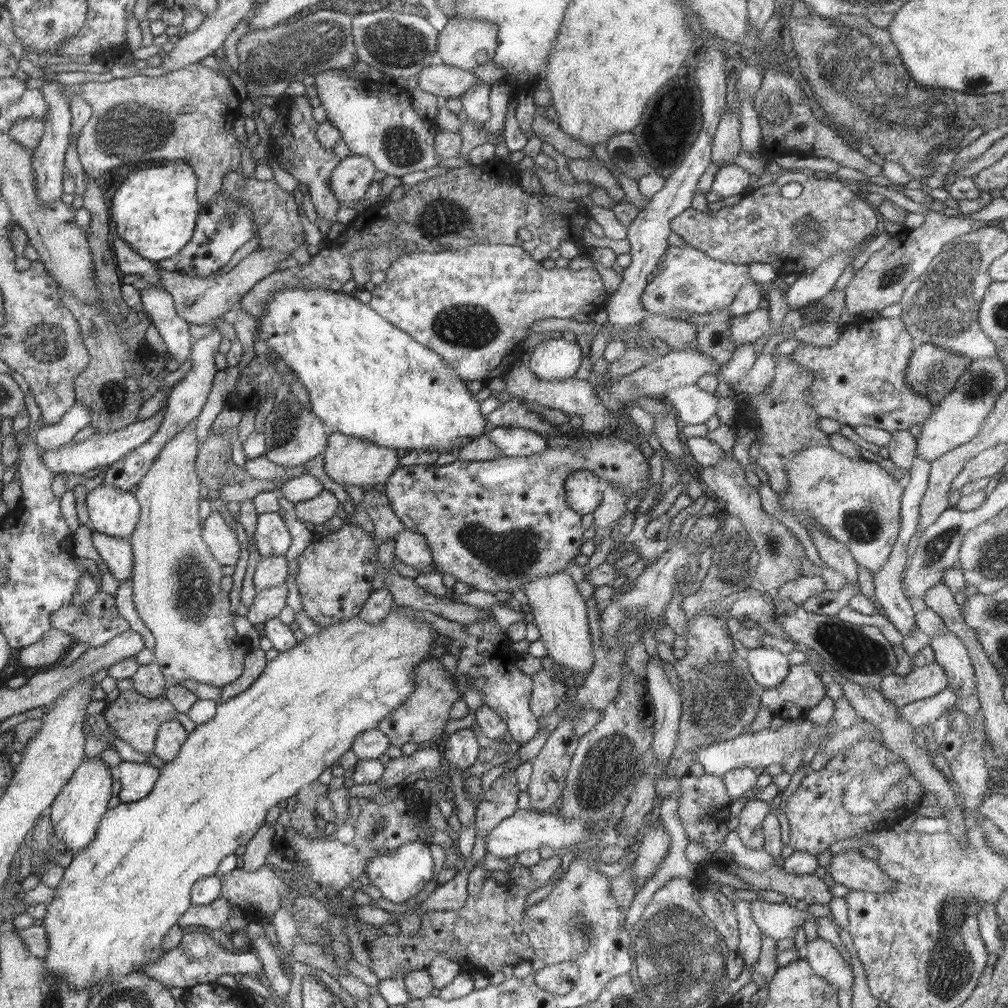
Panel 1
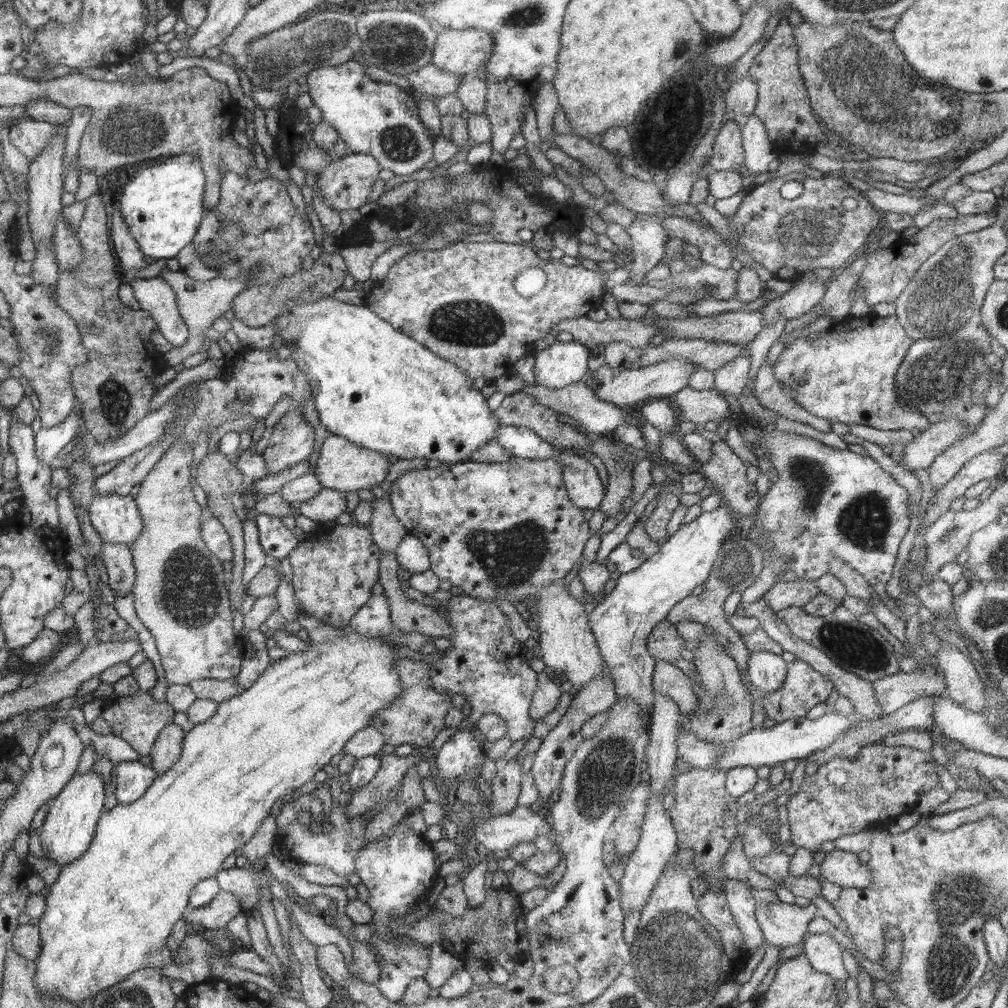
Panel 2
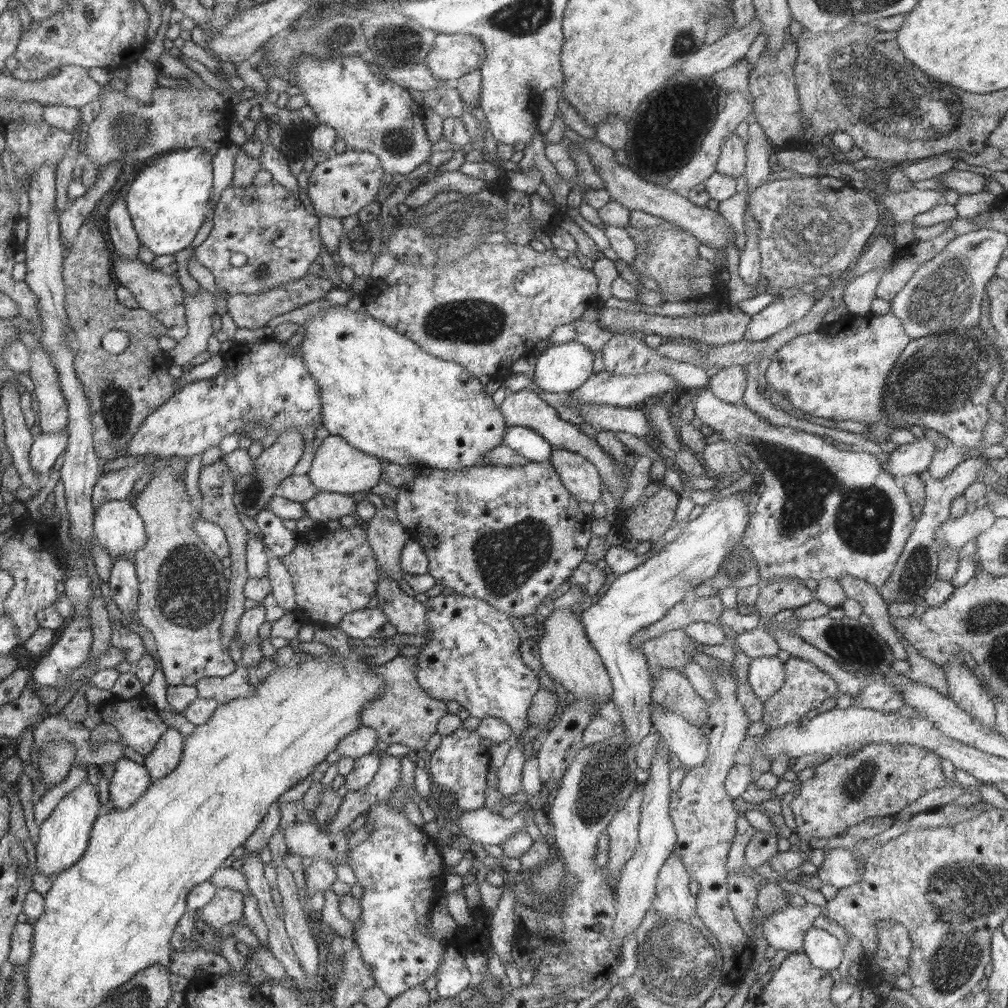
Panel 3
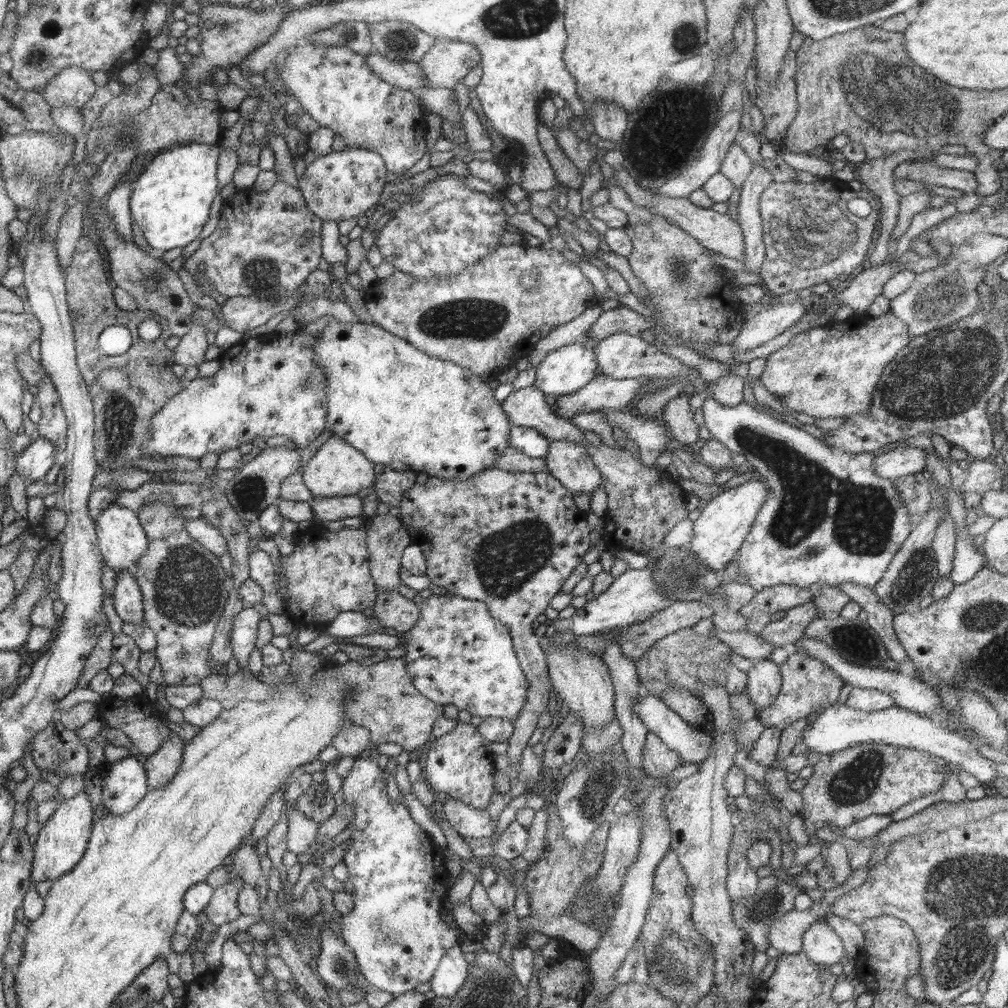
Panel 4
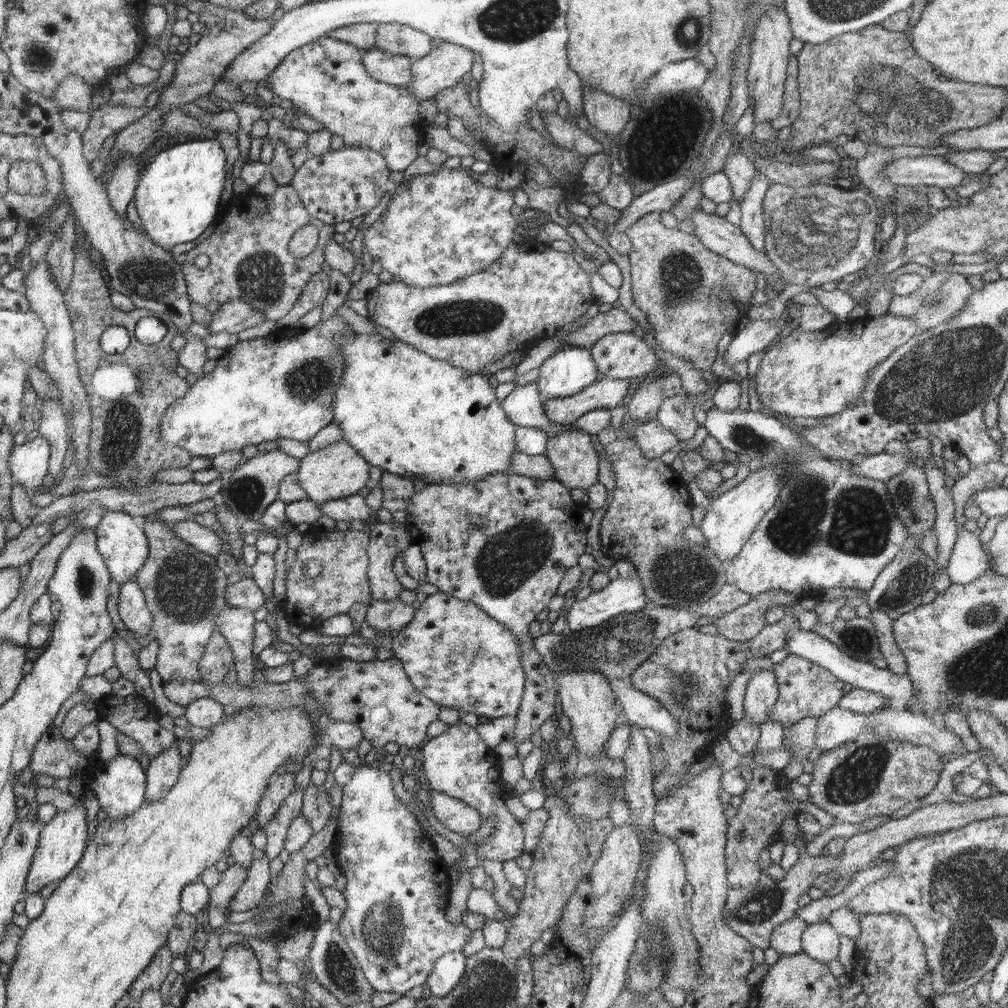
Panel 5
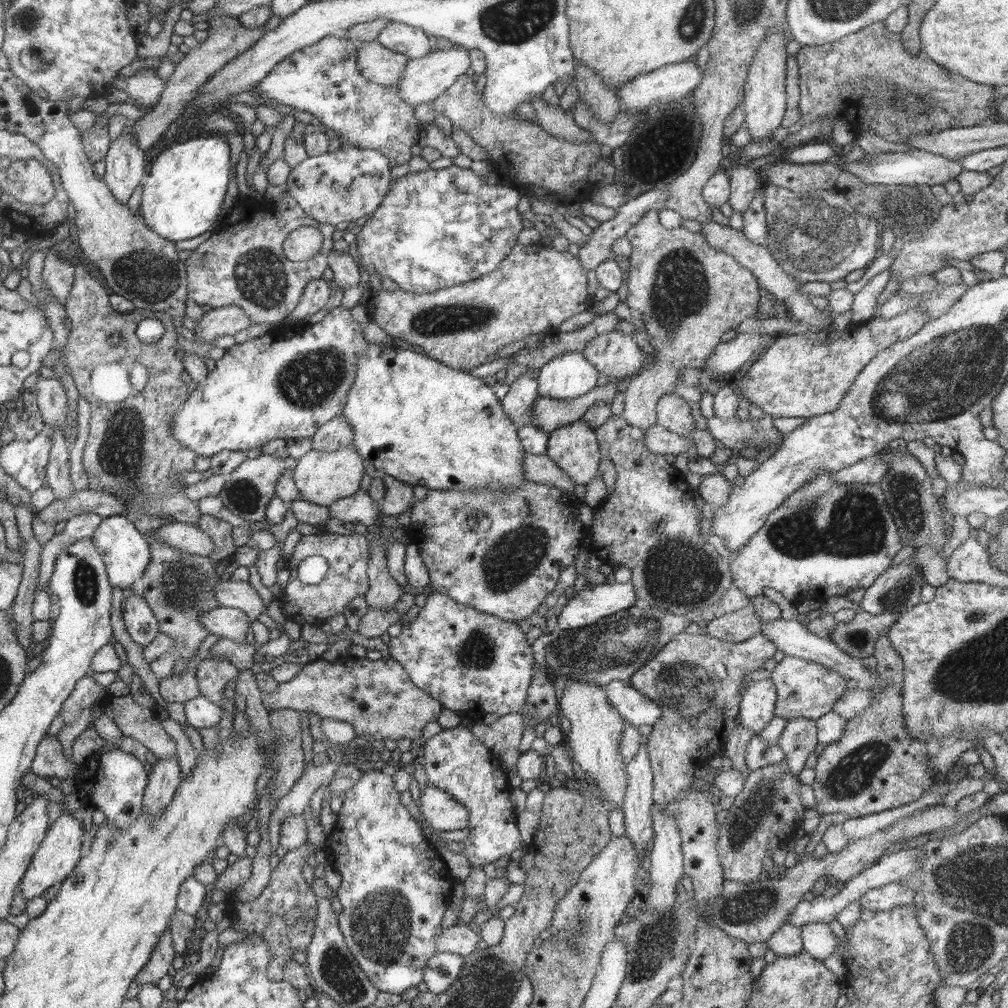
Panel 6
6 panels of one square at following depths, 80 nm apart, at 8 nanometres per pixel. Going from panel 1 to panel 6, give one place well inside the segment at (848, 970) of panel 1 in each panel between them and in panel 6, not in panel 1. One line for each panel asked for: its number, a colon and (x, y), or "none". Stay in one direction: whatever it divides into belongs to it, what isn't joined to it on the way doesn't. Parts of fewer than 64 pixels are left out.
2: (824, 953)
3: (825, 950)
4: (821, 943)
5: (820, 941)
6: (819, 940)

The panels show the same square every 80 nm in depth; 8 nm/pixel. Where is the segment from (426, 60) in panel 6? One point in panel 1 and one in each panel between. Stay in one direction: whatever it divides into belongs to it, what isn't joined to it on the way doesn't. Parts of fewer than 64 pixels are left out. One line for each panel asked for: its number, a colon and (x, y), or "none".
1: (465, 43)
2: (460, 52)
3: (453, 55)
4: (448, 61)
5: (444, 67)

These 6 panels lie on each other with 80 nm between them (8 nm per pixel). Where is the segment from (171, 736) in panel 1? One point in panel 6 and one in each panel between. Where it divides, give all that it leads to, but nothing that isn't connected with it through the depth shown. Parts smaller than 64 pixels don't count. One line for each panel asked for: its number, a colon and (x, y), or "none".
2: (166, 753)
3: (166, 757)
4: (162, 767)
5: (164, 770)
6: (165, 777)

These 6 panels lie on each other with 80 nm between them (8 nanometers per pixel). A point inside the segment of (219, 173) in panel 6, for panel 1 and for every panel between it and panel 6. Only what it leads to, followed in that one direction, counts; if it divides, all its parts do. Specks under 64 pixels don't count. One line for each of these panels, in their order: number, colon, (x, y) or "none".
1: (155, 210)
2: (162, 205)
3: (167, 201)
4: (171, 201)
5: (177, 197)

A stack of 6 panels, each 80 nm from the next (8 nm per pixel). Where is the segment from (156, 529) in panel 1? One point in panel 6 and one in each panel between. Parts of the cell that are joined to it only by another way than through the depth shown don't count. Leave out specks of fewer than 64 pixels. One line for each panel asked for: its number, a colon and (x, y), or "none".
2: (180, 596)
3: (182, 591)
4: (183, 593)
5: (184, 590)
6: (178, 587)

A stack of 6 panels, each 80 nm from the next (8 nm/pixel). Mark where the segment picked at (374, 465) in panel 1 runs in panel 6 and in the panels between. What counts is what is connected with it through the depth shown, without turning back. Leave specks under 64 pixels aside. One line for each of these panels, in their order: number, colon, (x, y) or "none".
2: (343, 466)
3: (337, 467)
4: (337, 468)
5: (339, 470)
6: (322, 478)

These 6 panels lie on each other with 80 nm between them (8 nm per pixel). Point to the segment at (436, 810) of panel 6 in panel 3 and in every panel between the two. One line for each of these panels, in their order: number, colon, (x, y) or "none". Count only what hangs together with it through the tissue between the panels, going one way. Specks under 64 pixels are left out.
3: (482, 826)
4: (469, 822)
5: (456, 815)

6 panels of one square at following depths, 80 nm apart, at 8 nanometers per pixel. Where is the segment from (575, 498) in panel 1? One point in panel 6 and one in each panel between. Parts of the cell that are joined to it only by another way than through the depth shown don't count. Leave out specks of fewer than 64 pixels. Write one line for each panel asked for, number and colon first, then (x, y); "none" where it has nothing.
2: (585, 489)
3: (582, 479)
4: (569, 462)
5: (571, 453)
6: (575, 448)

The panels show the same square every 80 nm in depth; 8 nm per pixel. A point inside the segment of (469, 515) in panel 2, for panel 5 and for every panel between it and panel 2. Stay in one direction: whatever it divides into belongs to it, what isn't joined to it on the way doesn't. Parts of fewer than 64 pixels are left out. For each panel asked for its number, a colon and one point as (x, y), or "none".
3: (509, 535)
4: (510, 539)
5: (503, 543)

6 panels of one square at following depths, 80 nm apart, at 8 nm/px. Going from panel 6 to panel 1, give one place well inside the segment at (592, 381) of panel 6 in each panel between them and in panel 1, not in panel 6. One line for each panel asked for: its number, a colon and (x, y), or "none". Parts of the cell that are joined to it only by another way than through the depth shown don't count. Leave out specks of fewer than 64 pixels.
1: (552, 360)
2: (561, 364)
3: (562, 368)
4: (568, 369)
5: (568, 371)

